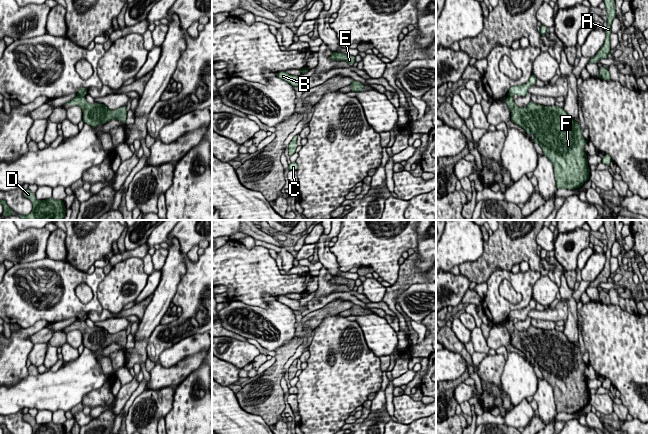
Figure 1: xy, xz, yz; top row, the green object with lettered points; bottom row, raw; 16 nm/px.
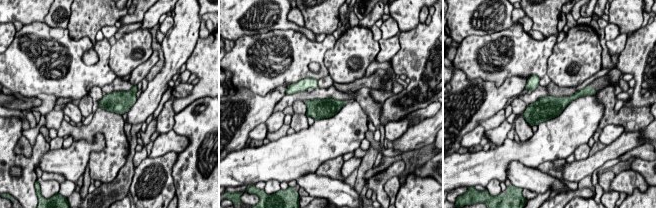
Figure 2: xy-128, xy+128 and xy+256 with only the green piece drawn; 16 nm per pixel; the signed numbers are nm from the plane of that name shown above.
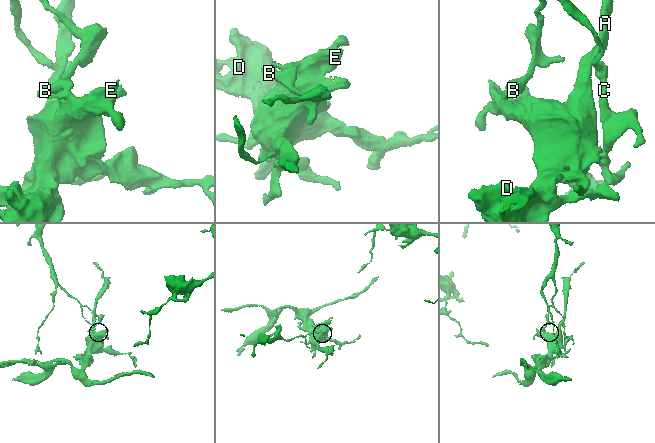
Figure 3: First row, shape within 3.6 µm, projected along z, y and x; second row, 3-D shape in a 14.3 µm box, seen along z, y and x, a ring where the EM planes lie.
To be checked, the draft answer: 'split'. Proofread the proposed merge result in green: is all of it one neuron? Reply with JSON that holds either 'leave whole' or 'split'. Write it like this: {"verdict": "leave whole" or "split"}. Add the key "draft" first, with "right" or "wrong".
{"draft": "right", "verdict": "split"}

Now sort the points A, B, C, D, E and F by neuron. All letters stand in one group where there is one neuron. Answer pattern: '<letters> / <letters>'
A D E F / B C

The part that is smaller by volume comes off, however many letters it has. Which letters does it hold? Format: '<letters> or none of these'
A, D, E, F

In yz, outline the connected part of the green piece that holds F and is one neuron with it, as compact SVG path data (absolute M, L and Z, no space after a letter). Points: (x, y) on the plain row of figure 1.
M512 320L505 324L511 336L511 345L523 352L527 358L534 359L534 366L542 372L543 378L553 387L555 405L558 413L576 413L581 411L589 403L587 379L584 376L587 365L582 359L580 346L568 341L563 332L543 330L530 326L522 332L515 328Z

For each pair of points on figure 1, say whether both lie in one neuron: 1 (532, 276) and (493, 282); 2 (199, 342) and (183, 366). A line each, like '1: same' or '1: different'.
1: same
2: different

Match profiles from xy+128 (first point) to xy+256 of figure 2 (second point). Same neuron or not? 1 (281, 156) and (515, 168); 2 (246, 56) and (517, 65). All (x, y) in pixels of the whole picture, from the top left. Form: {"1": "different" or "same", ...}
{"1": "different", "2": "same"}

